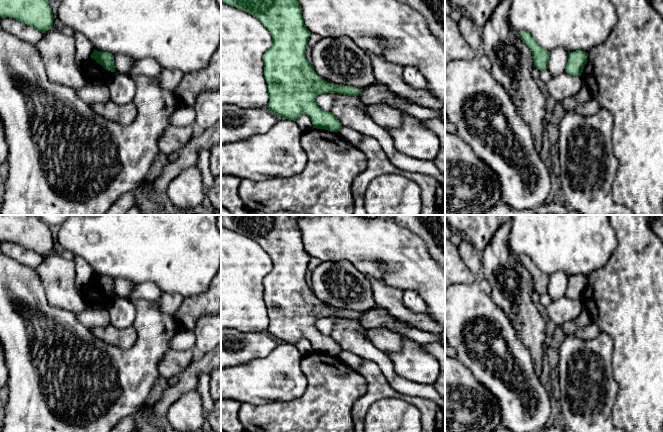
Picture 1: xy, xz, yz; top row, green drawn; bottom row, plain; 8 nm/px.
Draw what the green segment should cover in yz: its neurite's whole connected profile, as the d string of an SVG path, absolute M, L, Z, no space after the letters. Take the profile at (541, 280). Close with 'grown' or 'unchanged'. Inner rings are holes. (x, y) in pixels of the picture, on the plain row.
M519 255L522 265L528 270L533 279L534 290L540 295L548 292L548 285L550 276L542 272L532 261L532 259L526 255Z; unchanged

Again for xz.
M221 215L221 226L253 239L272 260L272 269L263 279L269 318L266 332L277 340L293 345L305 338L310 341L313 352L338 356L342 352L341 346L332 336L323 335L316 328L316 321L327 317L358 320L362 313L332 309L314 295L305 279L311 256L304 248L298 220L290 215Z; unchanged

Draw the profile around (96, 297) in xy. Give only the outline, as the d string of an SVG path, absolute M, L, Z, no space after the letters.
M91 281L83 291L82 295L90 304L90 307L96 307L105 310L108 310L116 298L116 296L106 294L102 289L97 287L96 284L92 283Z

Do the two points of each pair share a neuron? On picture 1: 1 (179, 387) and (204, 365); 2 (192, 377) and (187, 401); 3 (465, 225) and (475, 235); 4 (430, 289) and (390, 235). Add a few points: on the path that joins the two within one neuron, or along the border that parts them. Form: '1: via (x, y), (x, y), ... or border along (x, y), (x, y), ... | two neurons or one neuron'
1: via (185, 381), (198, 368) | one neuron
2: border along (195, 389), (183, 393), (171, 405) | two neurons
3: via (467, 227), (473, 233) | one neuron
4: via (421, 276), (393, 248) | one neuron

